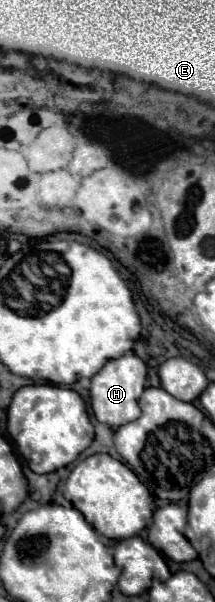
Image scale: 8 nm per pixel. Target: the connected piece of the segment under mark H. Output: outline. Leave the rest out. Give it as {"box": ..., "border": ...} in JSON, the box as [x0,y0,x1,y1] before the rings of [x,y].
{"box":[89,352,147,428],"border":[[[127,352],[121,358],[109,360],[91,378],[89,396],[91,396],[91,408],[93,408],[95,418],[101,424],[107,424],[111,428],[119,428],[119,426],[139,418],[141,410],[139,410],[137,400],[141,398],[141,394],[145,390],[145,380],[147,380],[147,366],[145,366],[145,362],[135,352]]]}

